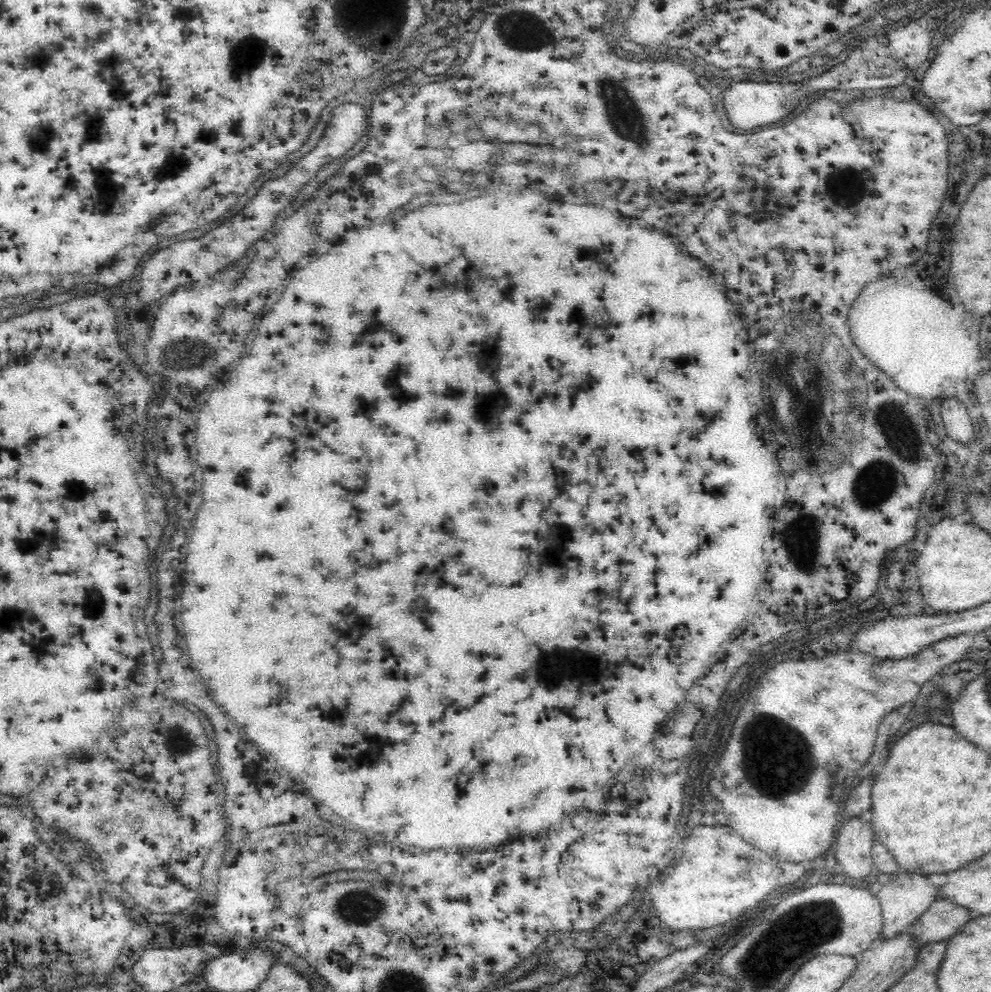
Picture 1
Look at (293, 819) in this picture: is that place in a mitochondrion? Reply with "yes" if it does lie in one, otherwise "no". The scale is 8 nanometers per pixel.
no

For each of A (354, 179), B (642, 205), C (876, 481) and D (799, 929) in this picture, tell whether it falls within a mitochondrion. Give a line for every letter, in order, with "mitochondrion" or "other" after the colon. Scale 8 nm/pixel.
A: other
B: other
C: mitochondrion
D: mitochondrion

